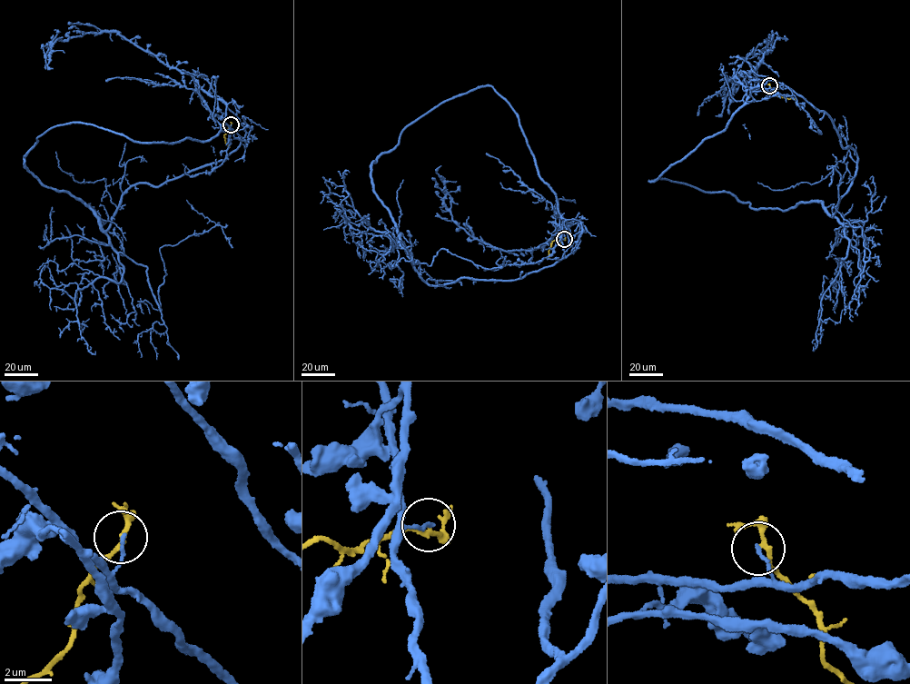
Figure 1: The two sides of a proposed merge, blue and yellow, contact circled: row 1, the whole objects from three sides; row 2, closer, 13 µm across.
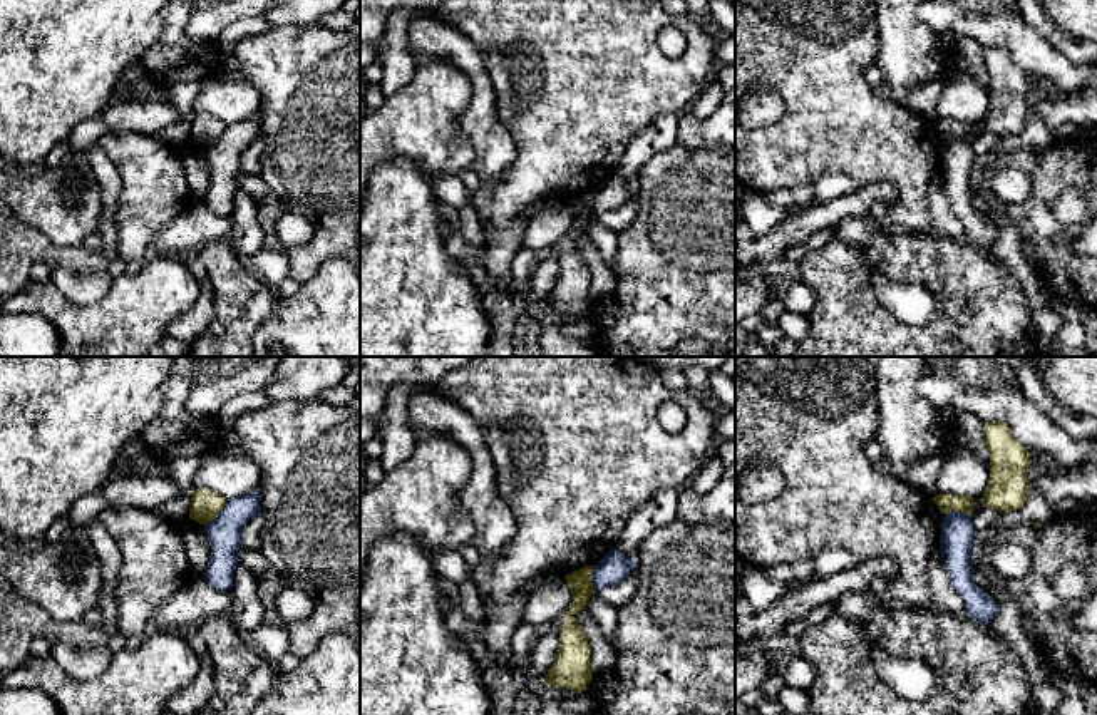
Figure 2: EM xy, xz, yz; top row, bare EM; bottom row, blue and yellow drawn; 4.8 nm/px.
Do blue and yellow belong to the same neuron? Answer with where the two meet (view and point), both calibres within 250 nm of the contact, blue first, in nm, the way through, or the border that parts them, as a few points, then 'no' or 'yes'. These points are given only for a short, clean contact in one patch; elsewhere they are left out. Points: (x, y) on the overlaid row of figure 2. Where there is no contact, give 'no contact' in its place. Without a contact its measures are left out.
xy (220, 513) | 160/140 nm | along xy (226, 499), (225, 506), (205, 524) | no

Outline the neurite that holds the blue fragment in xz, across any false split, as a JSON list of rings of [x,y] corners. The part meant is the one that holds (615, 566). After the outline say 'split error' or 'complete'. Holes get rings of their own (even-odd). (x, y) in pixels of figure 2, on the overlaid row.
[[[611,548],[603,561],[593,566],[591,583],[595,593],[601,588],[613,586],[626,579],[631,574],[635,564],[635,559]]]; complete

